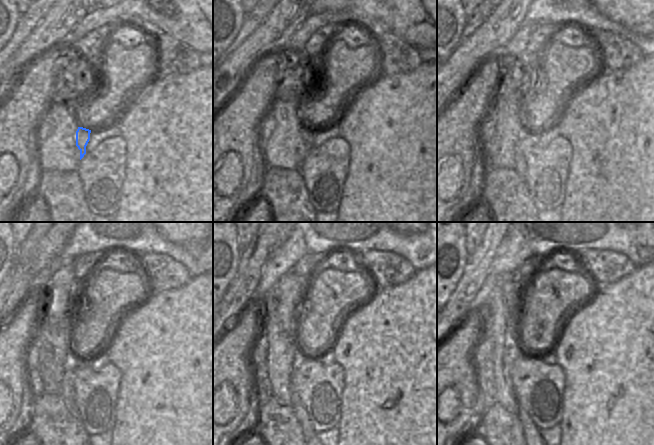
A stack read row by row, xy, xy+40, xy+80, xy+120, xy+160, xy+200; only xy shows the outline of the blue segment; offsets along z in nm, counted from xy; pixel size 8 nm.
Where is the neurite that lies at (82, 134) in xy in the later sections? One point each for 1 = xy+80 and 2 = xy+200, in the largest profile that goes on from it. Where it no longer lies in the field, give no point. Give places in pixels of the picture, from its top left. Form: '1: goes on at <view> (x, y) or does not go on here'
1: goes on at xy+80 (527, 140)
2: goes on at xy+200 (528, 425)

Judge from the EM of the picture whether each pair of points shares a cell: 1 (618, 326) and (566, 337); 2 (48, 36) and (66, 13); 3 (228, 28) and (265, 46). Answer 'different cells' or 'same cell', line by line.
1: same cell
2: same cell
3: different cells

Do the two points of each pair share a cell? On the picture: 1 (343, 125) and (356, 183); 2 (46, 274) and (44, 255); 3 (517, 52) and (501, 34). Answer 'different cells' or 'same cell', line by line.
1: same cell
2: different cells
3: different cells

